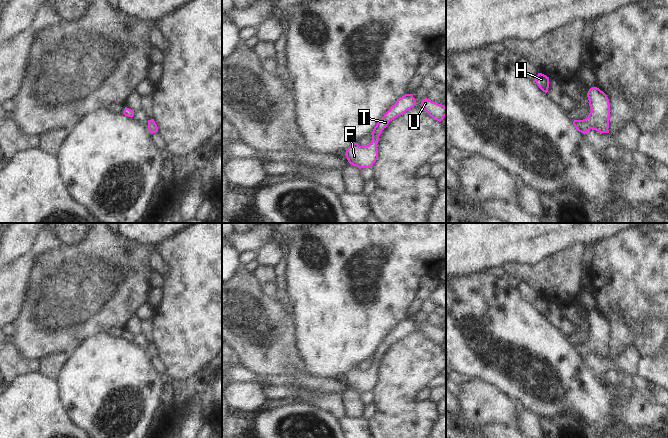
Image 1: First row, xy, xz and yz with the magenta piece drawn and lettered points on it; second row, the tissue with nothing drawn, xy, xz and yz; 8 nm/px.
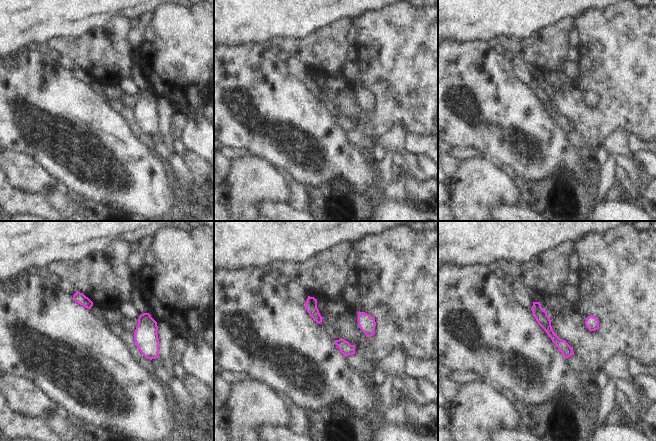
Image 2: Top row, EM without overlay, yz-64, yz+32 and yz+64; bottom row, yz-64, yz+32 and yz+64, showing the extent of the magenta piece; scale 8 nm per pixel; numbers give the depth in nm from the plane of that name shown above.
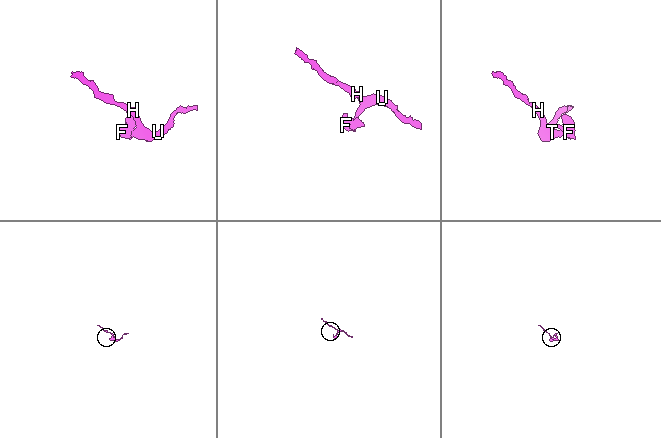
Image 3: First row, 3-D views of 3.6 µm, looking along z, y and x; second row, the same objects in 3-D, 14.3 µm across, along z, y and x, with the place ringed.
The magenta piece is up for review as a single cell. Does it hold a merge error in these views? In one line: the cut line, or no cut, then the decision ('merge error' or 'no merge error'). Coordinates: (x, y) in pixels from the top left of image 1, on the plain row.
no cut; no merge error

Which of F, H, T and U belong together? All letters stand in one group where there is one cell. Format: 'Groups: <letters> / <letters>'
Groups: F H T U.

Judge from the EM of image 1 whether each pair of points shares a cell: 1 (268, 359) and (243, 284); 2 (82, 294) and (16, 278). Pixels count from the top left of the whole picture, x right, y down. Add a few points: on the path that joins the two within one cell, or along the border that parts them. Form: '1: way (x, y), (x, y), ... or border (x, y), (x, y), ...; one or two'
1: way (271, 339), (277, 326), (269, 324), (249, 304); one
2: border (36, 260), (24, 304); two

